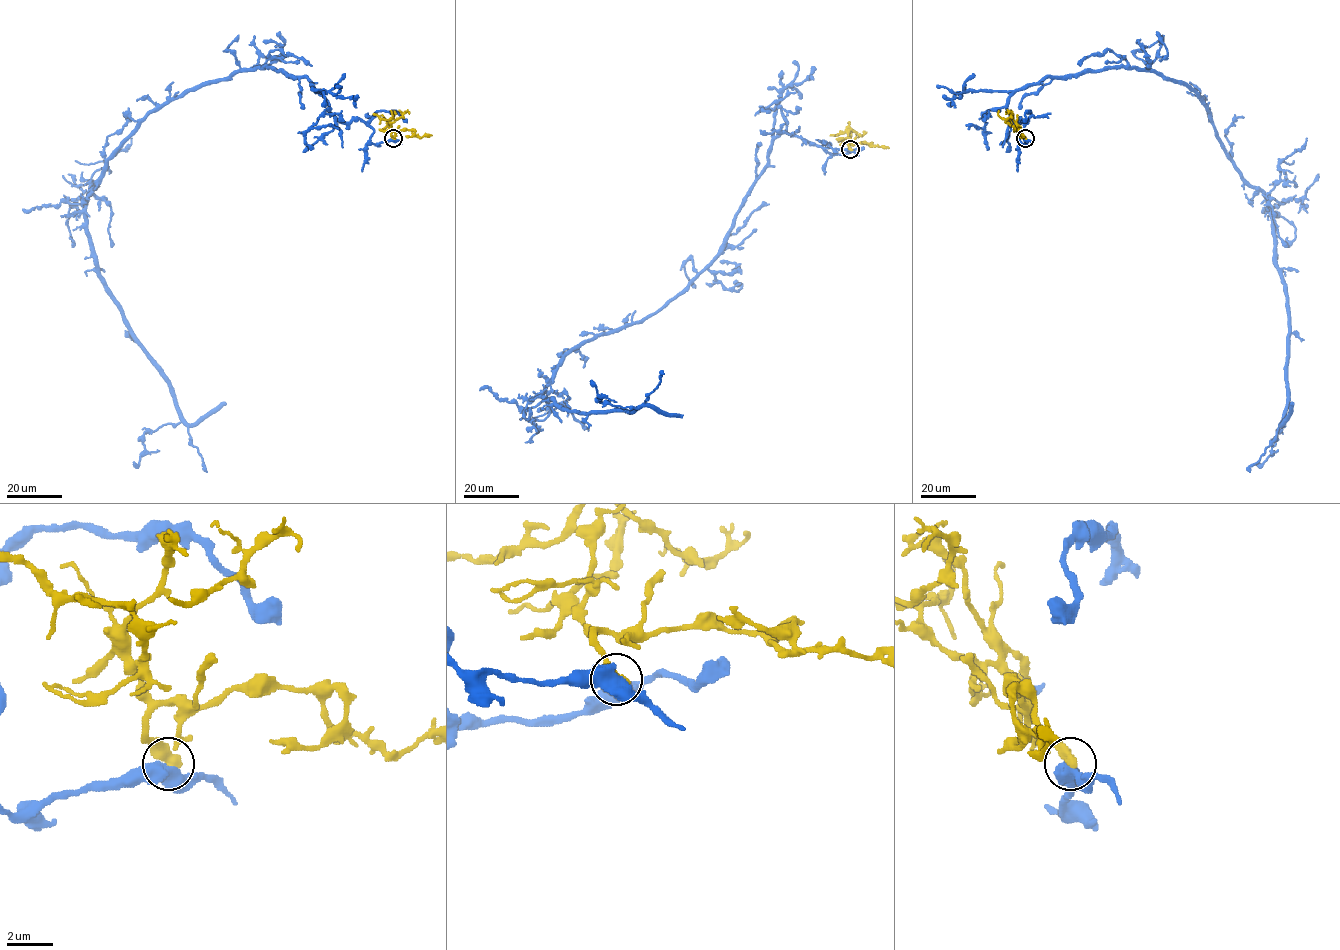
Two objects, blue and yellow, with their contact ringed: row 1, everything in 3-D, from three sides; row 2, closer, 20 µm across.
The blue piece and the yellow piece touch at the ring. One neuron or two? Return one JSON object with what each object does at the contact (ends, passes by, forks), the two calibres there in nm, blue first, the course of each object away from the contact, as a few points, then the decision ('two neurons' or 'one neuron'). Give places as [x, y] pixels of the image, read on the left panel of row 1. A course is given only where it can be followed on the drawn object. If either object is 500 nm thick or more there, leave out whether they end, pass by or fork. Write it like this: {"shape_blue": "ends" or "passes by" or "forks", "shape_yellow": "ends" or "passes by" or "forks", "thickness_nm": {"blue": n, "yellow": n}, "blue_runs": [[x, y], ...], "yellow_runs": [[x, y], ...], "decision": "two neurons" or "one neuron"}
{"thickness_nm": {"blue": 550, "yellow": 550}, "blue_runs": [[393, 138], [258, 67], [169, 99], [108, 160], [92, 256], [181, 420], [133, 462]], "yellow_runs": [[394, 138], [389, 120], [409, 114]], "decision": "two neurons"}

